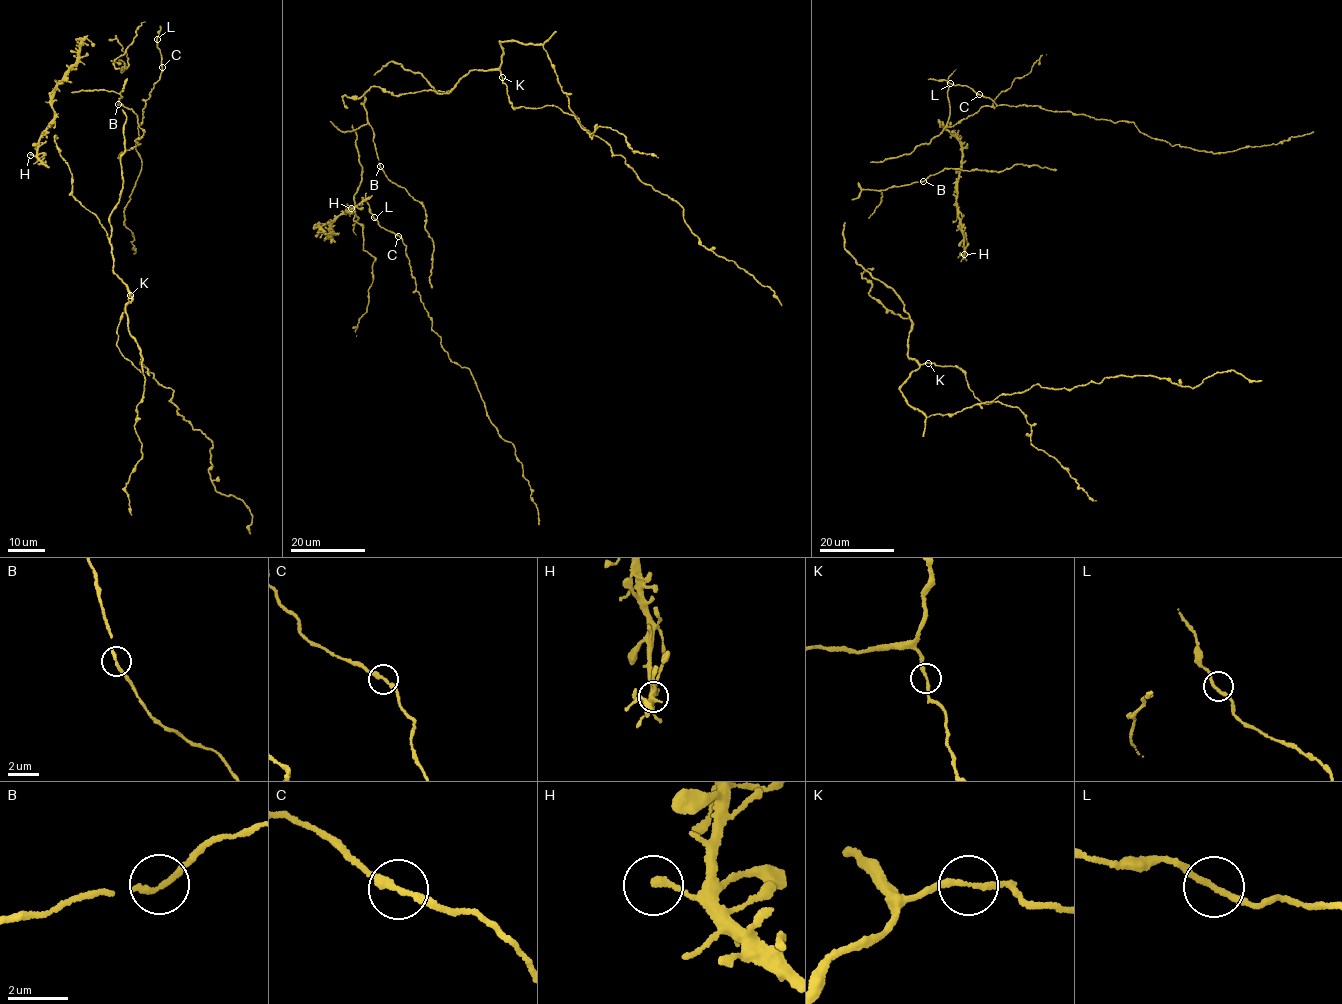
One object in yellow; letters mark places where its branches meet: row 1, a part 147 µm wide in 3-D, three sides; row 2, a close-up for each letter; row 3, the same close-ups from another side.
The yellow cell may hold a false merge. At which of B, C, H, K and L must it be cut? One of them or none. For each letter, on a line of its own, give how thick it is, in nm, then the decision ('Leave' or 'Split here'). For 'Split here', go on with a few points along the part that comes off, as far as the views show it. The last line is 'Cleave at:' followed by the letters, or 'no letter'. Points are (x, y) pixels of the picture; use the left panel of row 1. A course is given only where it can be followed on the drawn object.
B: Thickness 260 nm. Leave
C: Thickness 240 nm. Leave
H: Thickness 240 nm. Leave
K: Thickness 190 nm. Leave
L: Thickness 190 nm. Leave
Cleave at: no letter

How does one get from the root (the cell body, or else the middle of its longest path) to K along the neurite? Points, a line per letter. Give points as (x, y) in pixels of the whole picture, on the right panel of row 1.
K: (844, 247), (870, 276), (890, 287), (900, 297), (912, 323), (908, 334), (908, 357), (921, 364), (928, 363)

